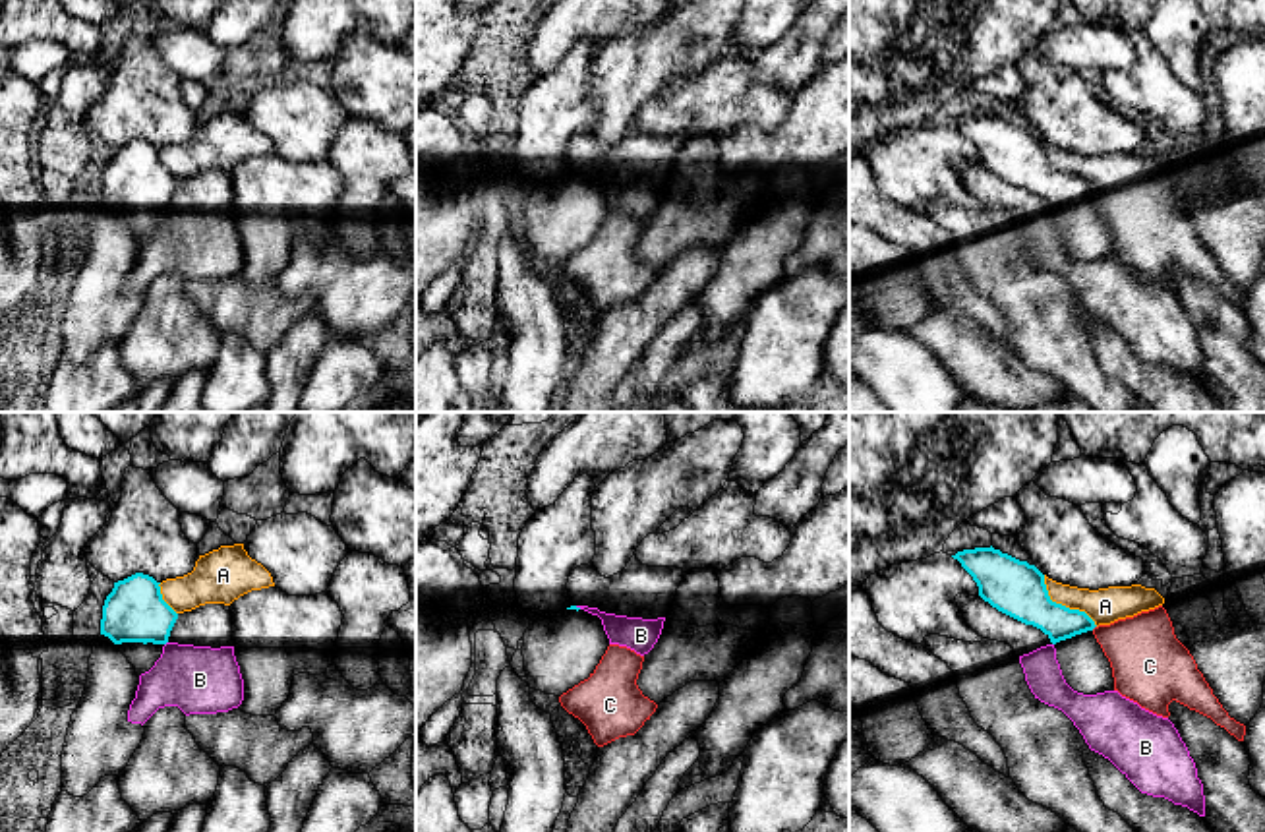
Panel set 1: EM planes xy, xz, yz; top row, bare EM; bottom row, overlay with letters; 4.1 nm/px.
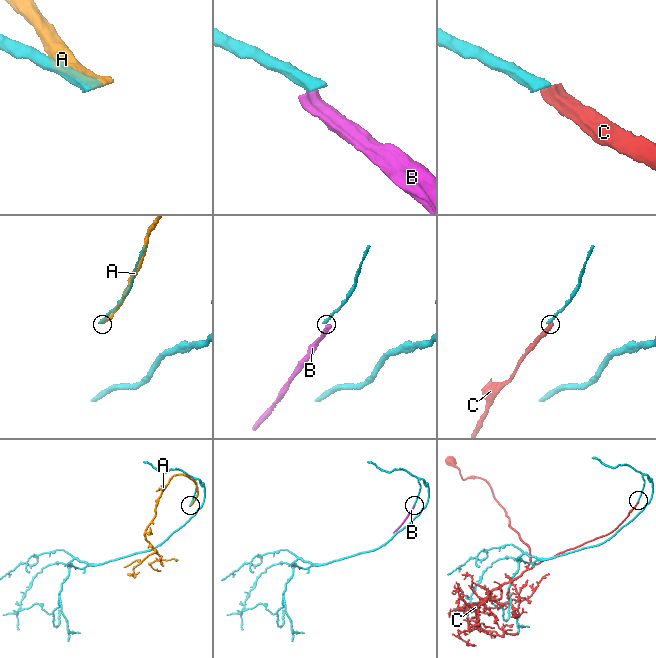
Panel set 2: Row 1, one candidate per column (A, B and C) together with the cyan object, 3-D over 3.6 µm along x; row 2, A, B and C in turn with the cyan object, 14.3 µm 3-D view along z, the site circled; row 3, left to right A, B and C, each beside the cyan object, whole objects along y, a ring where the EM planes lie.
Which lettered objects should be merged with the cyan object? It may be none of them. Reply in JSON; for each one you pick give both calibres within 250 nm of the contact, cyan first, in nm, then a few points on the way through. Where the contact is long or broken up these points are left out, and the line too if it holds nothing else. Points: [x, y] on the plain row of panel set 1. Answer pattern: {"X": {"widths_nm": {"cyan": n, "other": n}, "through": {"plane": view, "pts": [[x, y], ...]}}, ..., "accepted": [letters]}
{"accepted": []}

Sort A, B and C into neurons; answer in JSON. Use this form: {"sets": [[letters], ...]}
{"sets": [["A", "C"], ["B"]]}

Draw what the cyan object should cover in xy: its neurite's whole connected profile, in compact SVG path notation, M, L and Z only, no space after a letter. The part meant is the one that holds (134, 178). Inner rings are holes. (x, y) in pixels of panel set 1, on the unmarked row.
M135 139L114 149L103 172L101 201L114 209L137 242L161 224L178 186L159 151L153 143Z

